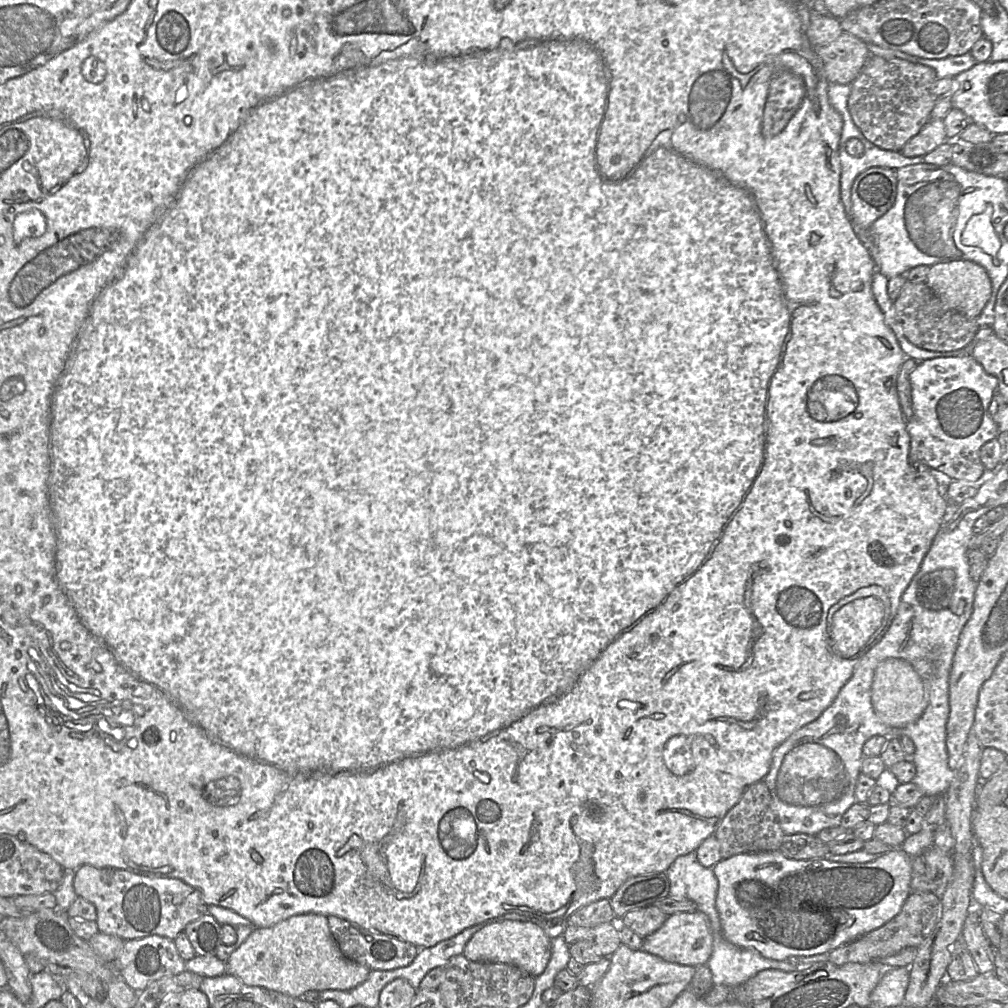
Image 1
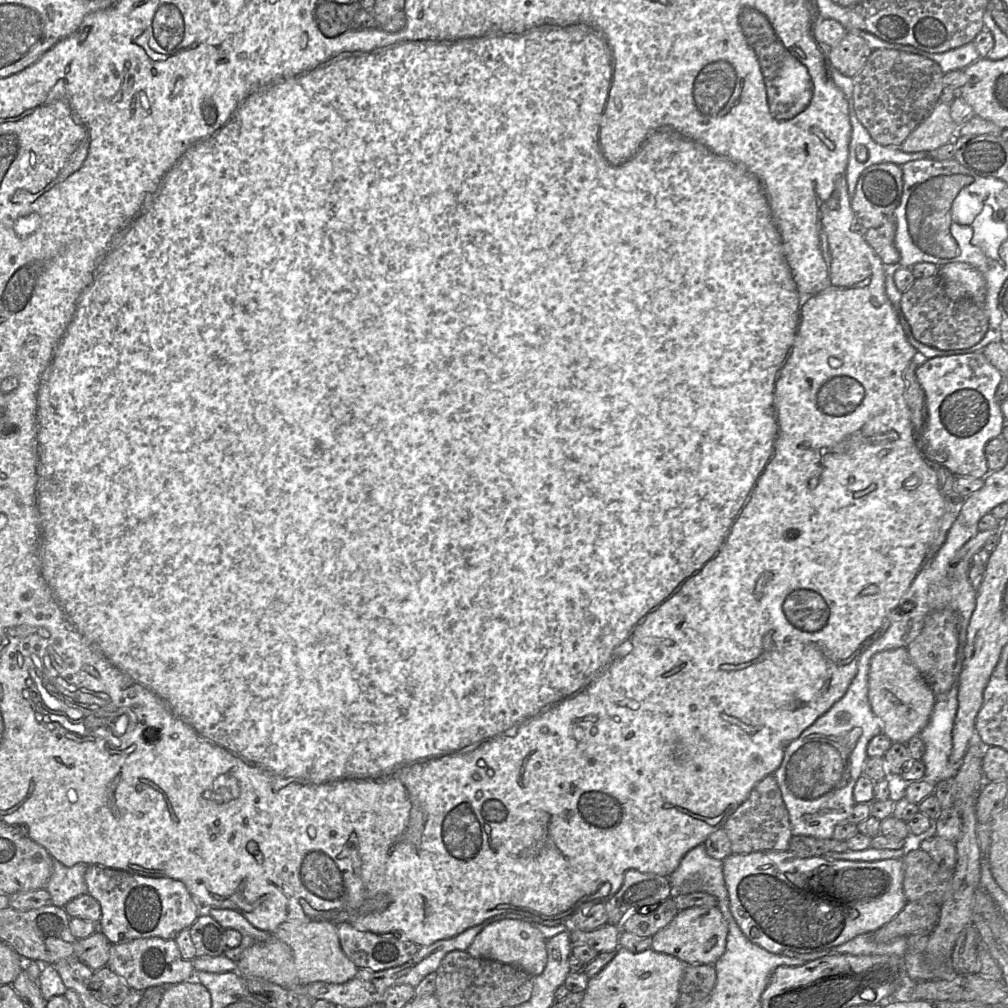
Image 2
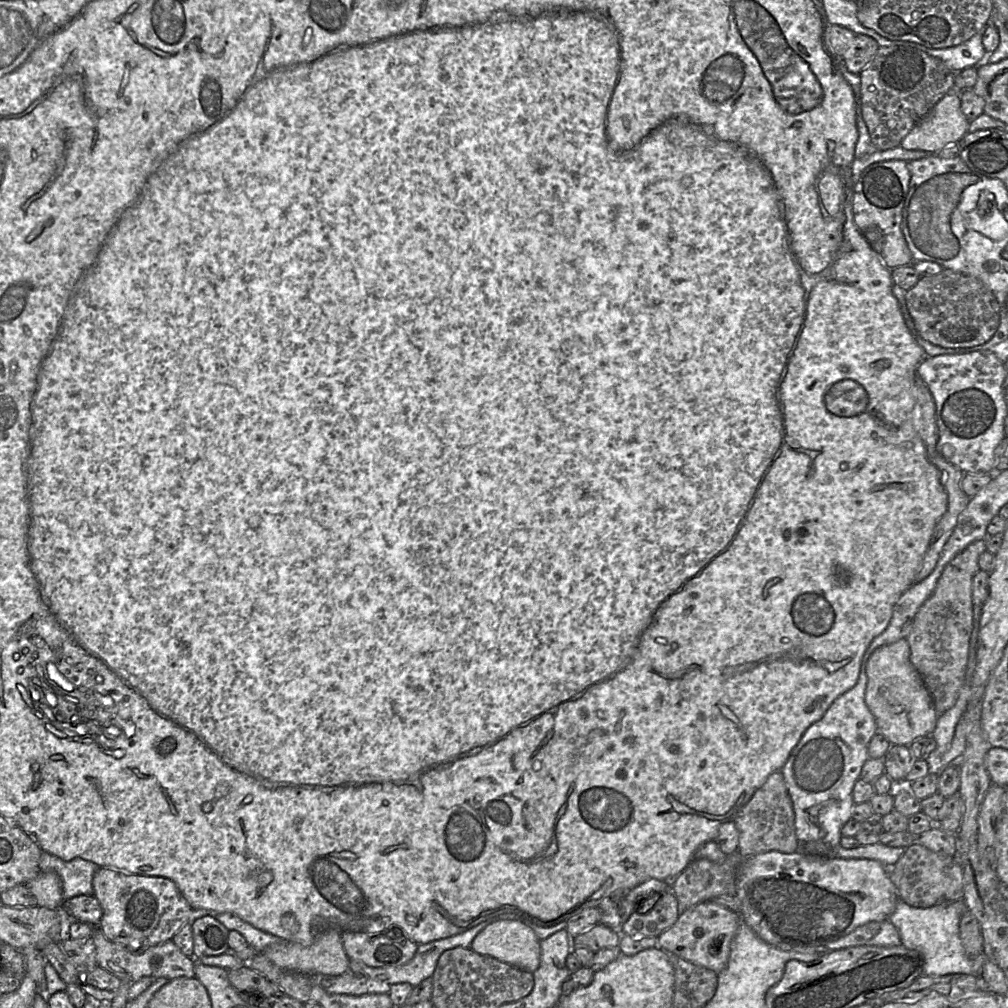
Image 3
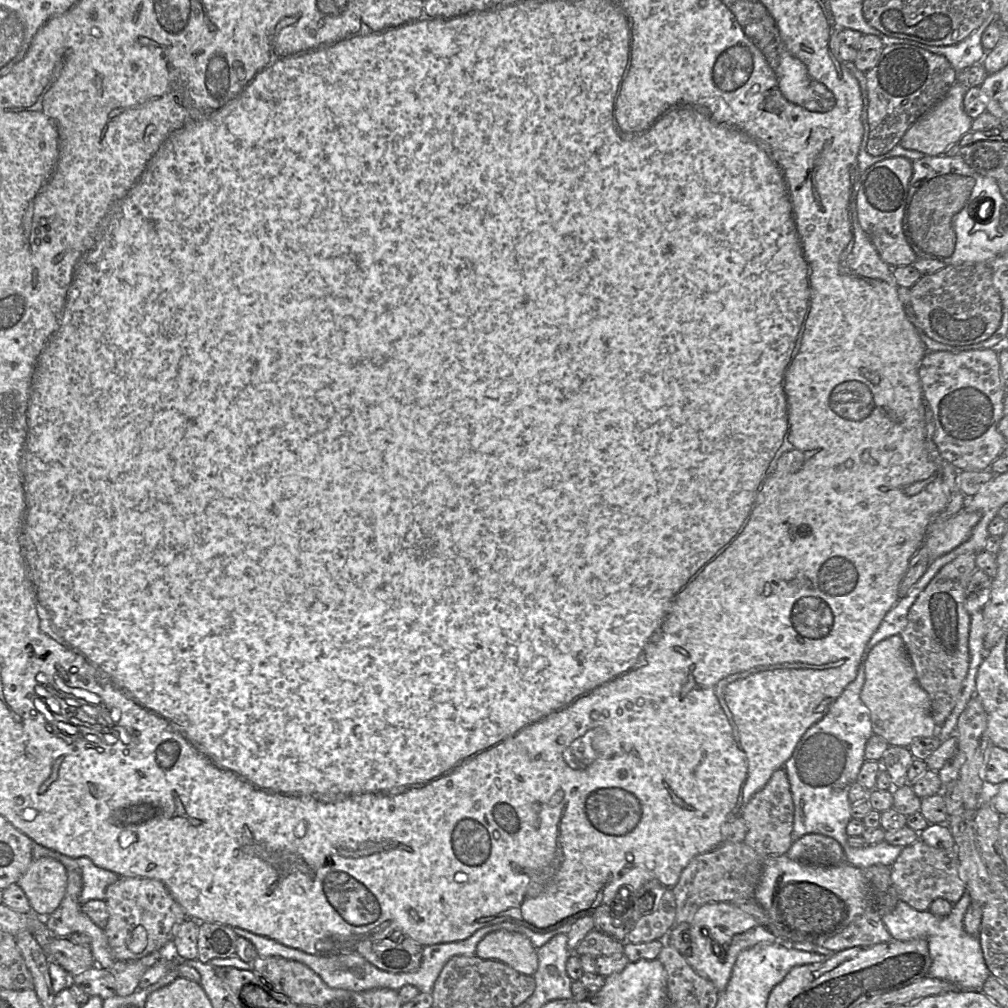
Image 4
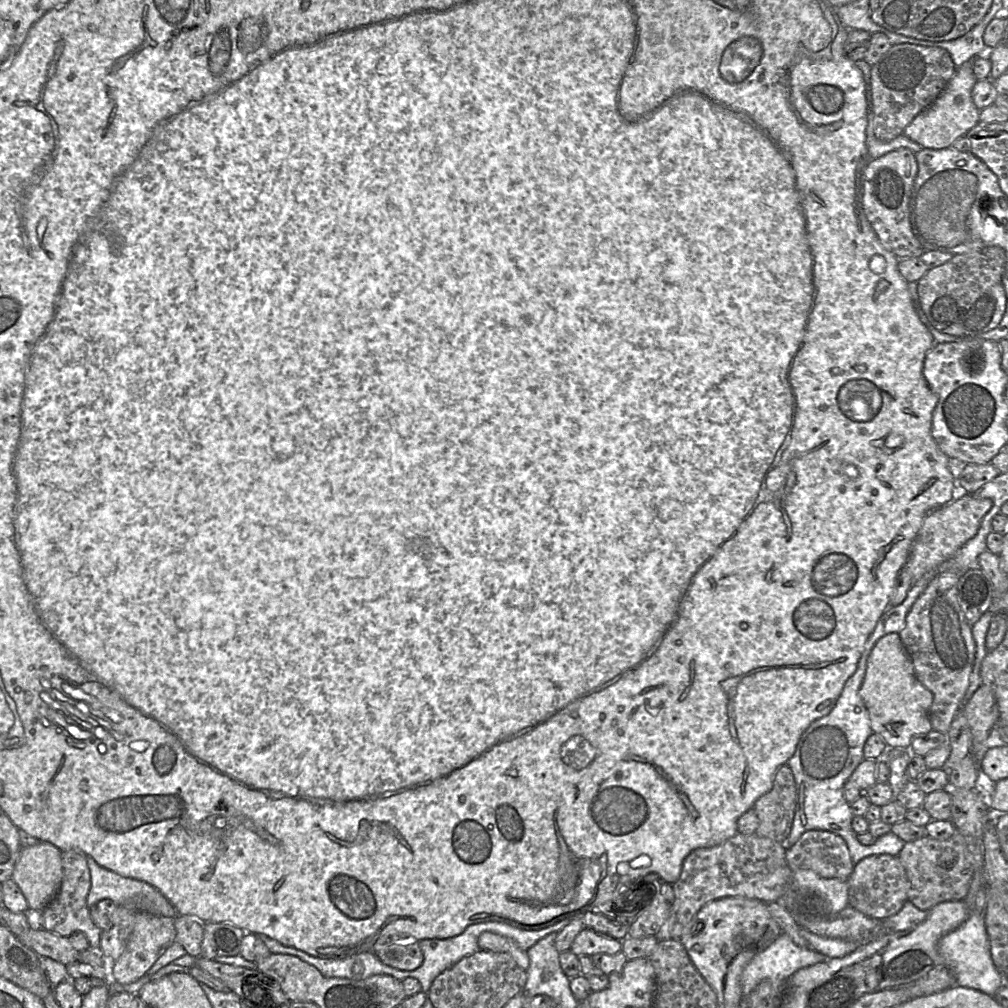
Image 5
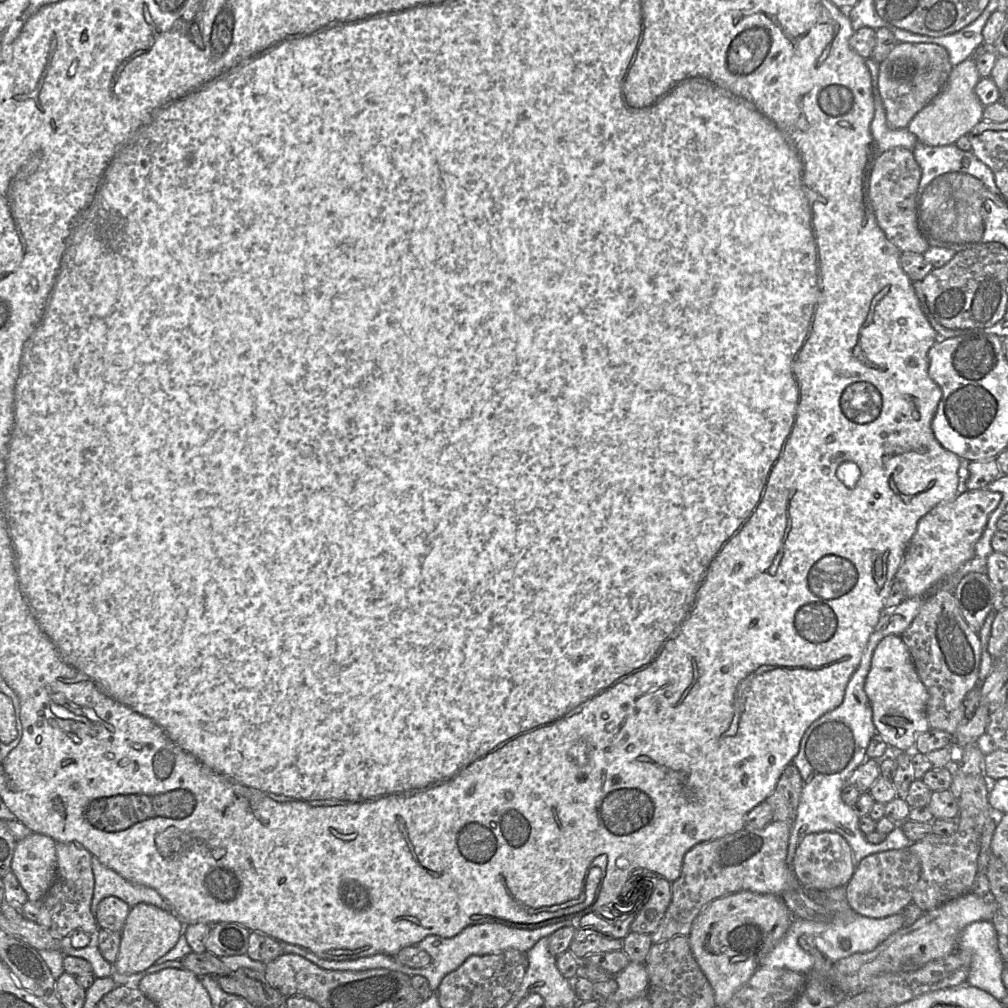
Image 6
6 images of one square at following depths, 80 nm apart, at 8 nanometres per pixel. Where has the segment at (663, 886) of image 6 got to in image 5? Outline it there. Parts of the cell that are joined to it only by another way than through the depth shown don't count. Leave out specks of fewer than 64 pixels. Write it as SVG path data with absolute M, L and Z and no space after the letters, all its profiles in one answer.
M661 881L659 891L653 888L653 898L629 927L627 936L641 938L655 936L668 919L674 902L671 884Z

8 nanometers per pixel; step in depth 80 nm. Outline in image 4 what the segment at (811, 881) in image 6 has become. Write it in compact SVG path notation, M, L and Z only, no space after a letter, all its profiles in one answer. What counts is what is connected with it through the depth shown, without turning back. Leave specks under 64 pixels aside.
M811 833L793 841L786 855L813 866L836 866L846 862L844 851L834 838Z

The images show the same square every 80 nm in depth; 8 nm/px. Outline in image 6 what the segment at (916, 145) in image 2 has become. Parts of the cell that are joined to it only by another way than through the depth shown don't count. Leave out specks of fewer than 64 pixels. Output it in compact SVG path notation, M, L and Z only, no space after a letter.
M971 57L954 66L941 92L909 122L909 132L928 146L955 144L958 138L967 135L983 117L984 106L975 93L980 78L976 62Z

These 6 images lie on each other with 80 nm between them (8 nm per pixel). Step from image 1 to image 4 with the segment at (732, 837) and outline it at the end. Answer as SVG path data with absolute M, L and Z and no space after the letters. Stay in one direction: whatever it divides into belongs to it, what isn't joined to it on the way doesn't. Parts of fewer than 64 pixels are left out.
M779 768L772 774L766 785L751 797L740 816L747 827L743 840L746 845L753 848L764 859L786 854L793 843L794 803L784 768Z

